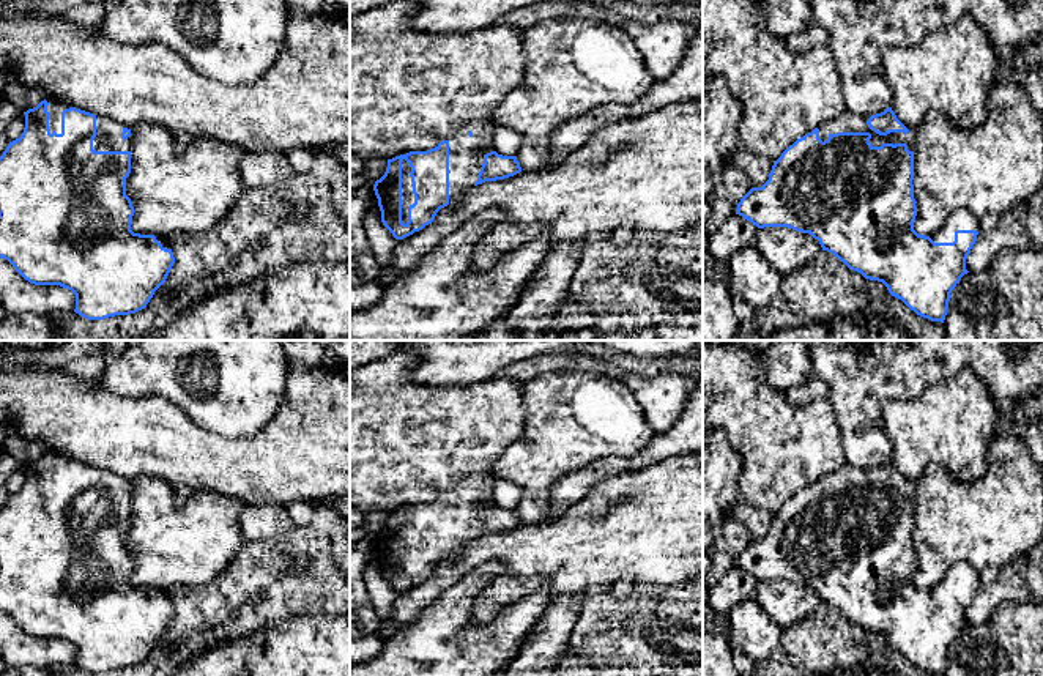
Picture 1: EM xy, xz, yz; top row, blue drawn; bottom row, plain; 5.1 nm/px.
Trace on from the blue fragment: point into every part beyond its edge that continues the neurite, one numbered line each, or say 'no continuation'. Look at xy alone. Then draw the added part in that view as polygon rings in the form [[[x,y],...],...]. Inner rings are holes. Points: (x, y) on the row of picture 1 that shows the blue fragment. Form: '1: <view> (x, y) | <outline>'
1: xy (55, 106) | [[[47,96],[46,101],[49,102],[47,112],[49,112],[49,129],[50,134],[55,131],[57,134],[61,134],[61,112],[65,109],[69,109],[71,106],[58,98]]]

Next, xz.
1: xz (407, 186) | [[[402,161],[402,222],[408,222],[408,206],[414,203],[413,183],[410,176],[411,167]]]

